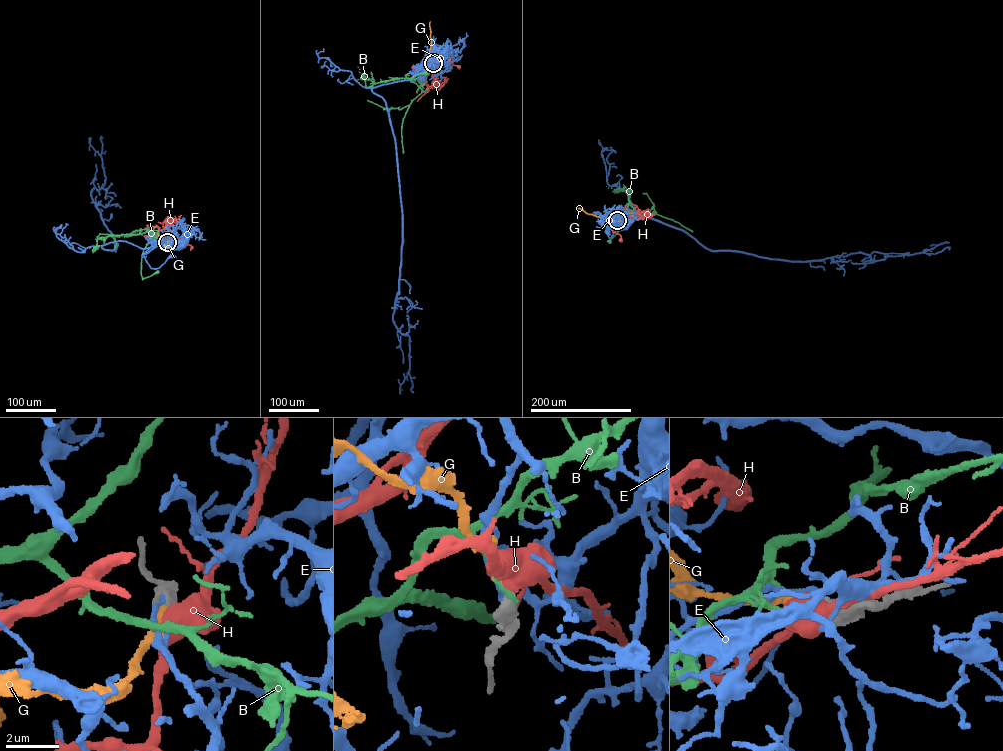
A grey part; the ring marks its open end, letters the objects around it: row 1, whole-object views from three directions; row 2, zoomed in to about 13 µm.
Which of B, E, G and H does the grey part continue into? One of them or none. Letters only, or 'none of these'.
G

